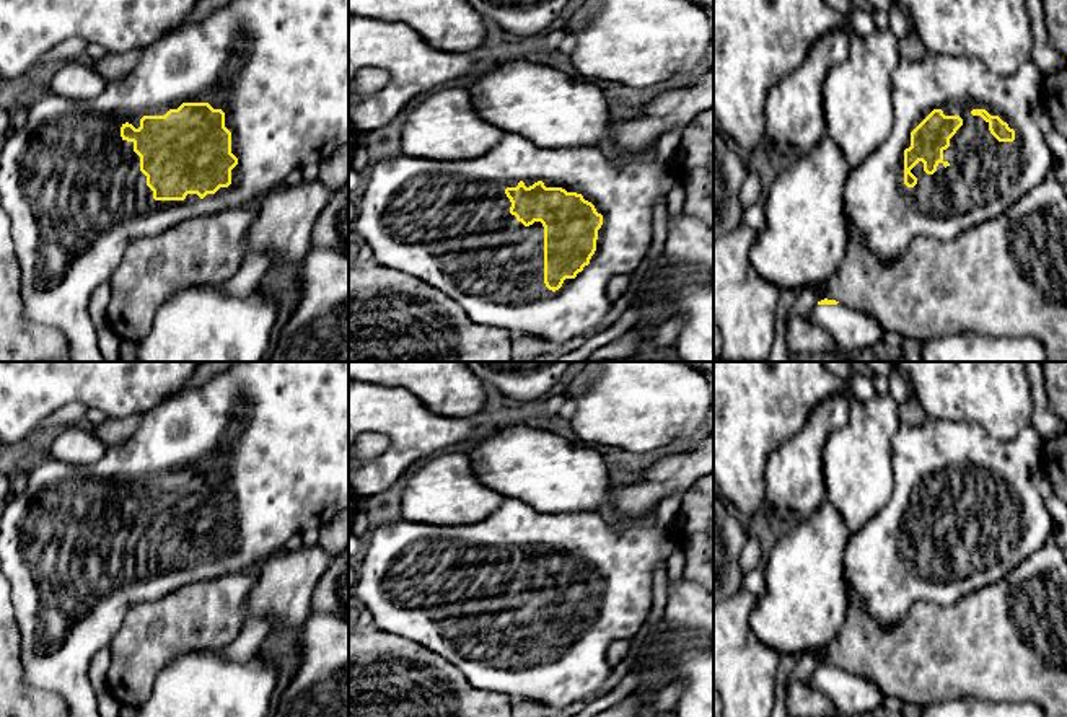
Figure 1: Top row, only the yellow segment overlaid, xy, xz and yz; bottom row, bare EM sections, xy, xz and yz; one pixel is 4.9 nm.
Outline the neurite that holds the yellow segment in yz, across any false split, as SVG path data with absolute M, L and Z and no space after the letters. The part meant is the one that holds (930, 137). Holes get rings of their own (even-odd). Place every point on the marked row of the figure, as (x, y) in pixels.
M927 51L920 60L901 59L891 73L891 134L845 183L849 233L860 235L888 266L917 236L953 240L1043 184L1056 158L1033 117L1041 81L1033 64L1000 77L976 57Z

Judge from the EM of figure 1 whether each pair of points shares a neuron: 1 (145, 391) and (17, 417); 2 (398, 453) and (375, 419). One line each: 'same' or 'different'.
1: same
2: same

